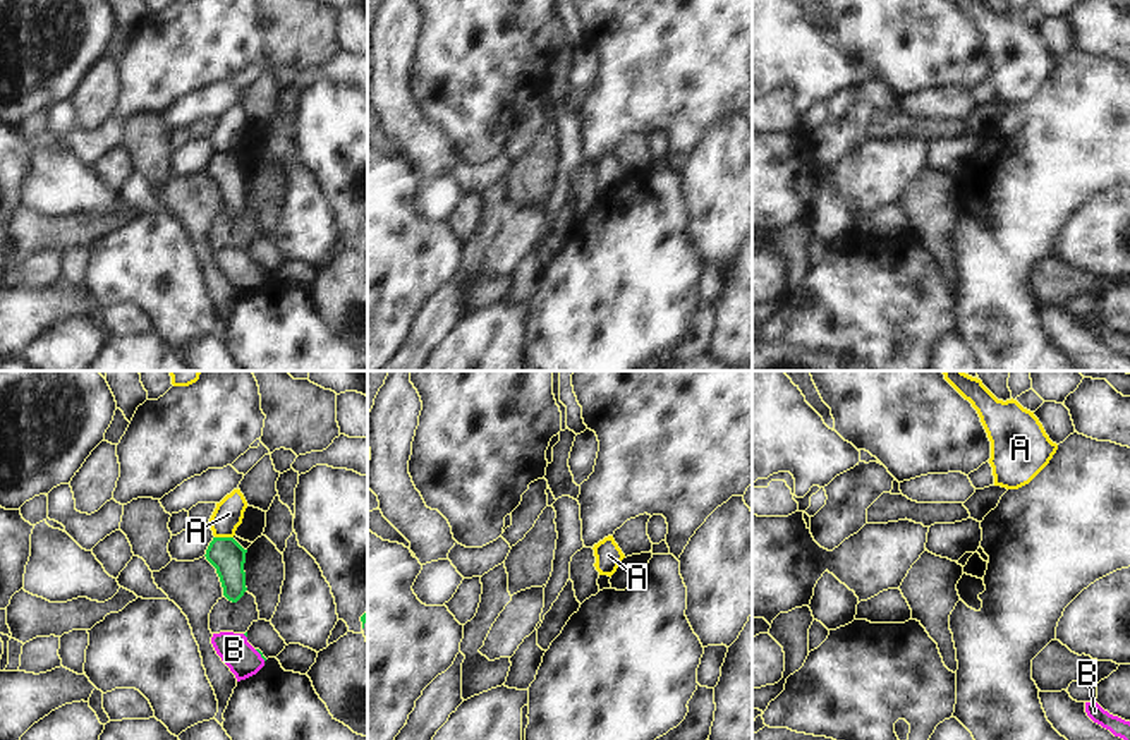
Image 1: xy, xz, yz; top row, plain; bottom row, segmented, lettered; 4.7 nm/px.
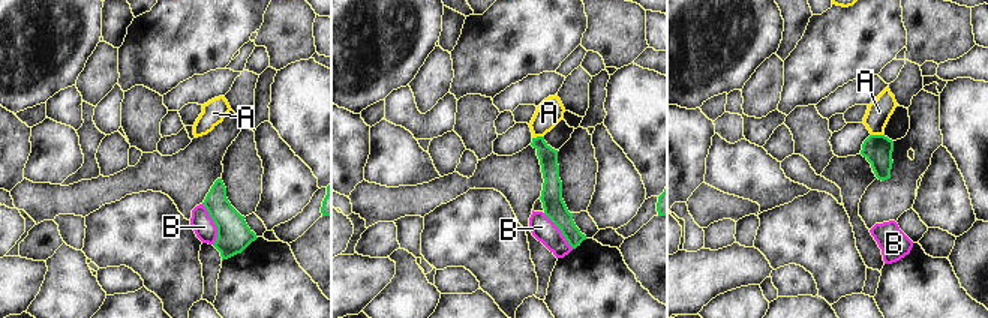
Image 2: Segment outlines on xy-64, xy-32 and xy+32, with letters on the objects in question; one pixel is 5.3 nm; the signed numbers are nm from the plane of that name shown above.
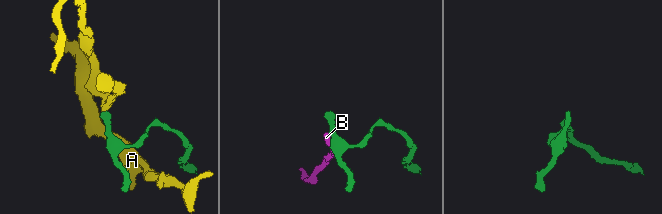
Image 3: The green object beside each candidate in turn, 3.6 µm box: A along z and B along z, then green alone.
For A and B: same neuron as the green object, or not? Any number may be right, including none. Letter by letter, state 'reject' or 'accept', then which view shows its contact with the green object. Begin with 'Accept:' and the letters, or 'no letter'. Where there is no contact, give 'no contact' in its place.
Accept: no letter
A: reject | xy
B: reject | xy

